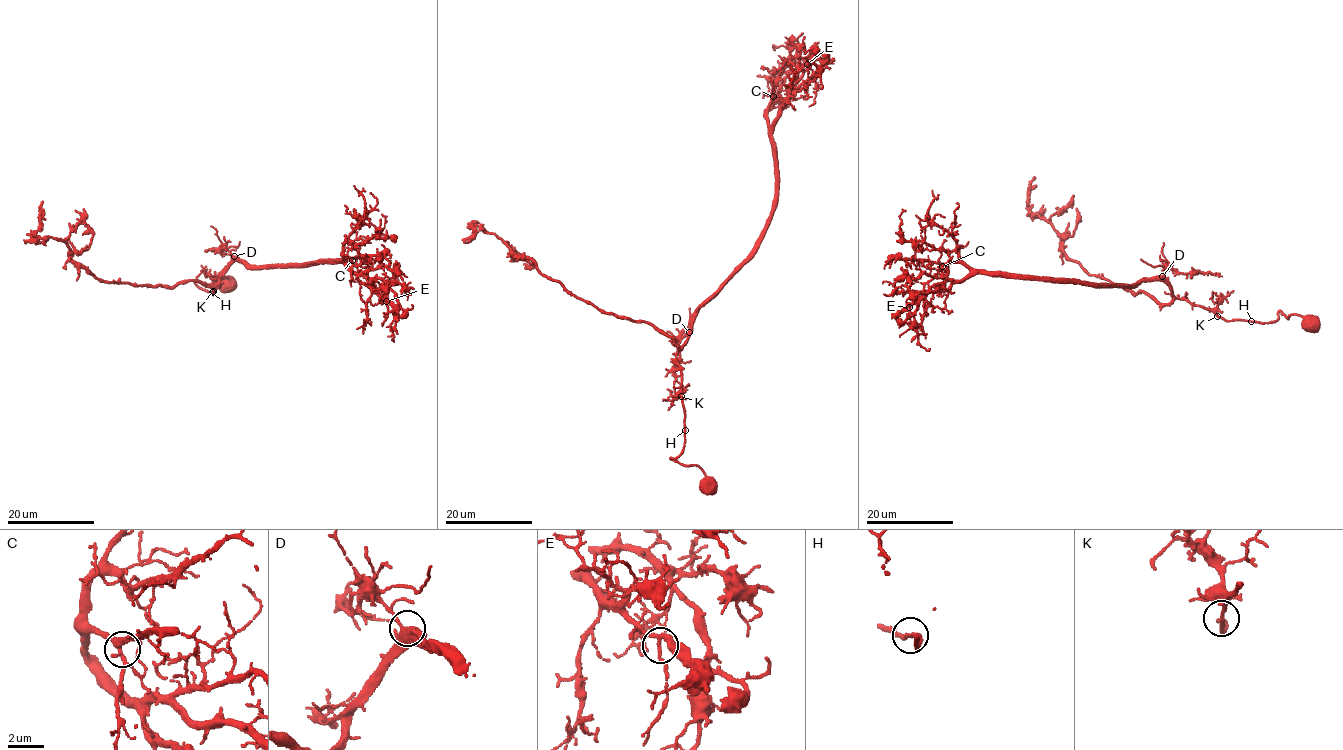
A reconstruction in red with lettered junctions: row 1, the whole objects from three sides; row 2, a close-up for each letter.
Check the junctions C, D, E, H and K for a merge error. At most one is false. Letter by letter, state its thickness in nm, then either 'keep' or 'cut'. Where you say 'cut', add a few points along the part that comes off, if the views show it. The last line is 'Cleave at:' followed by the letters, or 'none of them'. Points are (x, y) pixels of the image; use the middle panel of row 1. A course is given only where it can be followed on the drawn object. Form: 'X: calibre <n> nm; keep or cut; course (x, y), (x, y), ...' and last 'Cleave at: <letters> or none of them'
C: calibre 320 nm; keep
D: calibre 400 nm; keep
E: calibre 220 nm; keep
H: calibre 170 nm; keep
K: calibre 200 nm; keep
Cleave at: none of them

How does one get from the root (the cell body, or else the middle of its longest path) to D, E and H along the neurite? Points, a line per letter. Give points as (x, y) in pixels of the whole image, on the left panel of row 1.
D: (229, 282), (232, 281), (224, 277), (208, 284), (194, 281), (214, 295), (218, 283), (215, 279), (234, 256)
E: (229, 282), (194, 281), (214, 295), (215, 279), (237, 260), (284, 268), (339, 259), (386, 301)
H: (229, 282), (232, 281), (224, 277), (208, 284), (194, 281), (200, 288), (211, 291)

